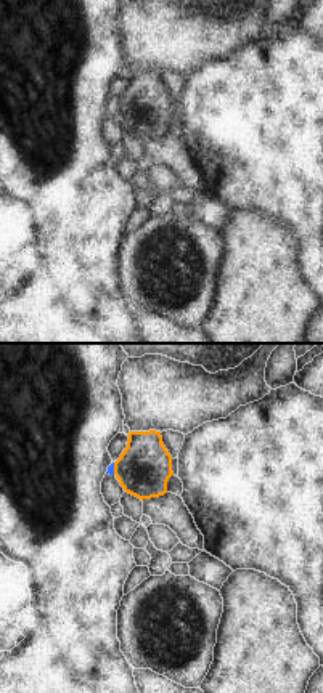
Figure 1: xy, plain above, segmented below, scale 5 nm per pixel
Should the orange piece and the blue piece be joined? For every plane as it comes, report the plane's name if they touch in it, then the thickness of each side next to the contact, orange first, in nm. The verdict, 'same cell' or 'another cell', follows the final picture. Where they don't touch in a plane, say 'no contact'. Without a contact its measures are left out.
contact in xy; calibres 280 and 30 nm

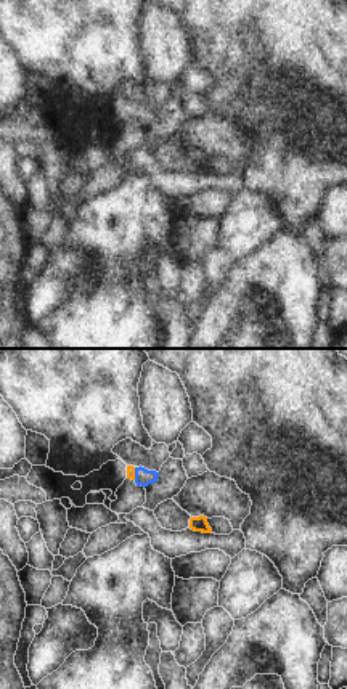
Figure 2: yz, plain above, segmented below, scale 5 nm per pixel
contact in yz; calibres 50 and 90 nm

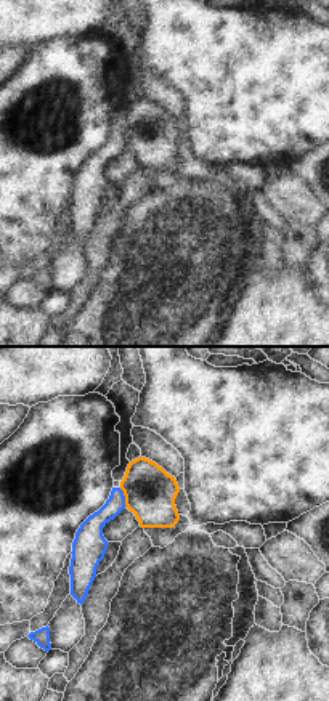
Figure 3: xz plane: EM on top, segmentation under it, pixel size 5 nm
contact in xz; calibres 260 and 130 nm

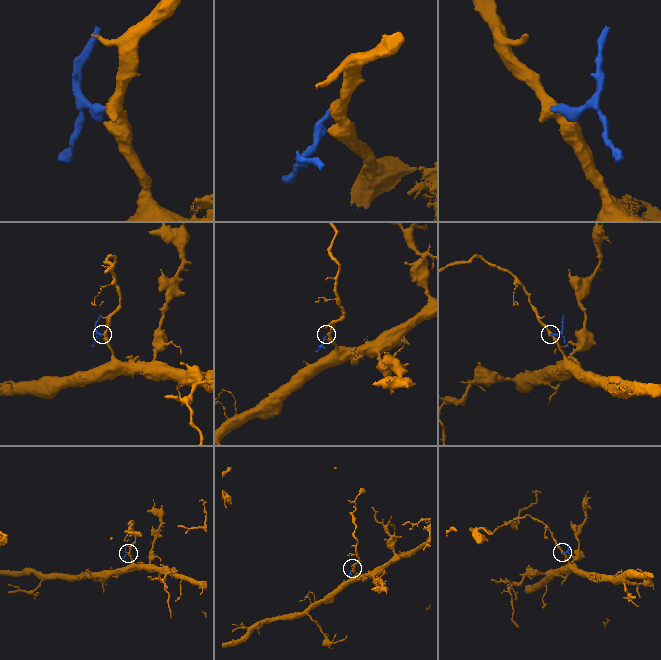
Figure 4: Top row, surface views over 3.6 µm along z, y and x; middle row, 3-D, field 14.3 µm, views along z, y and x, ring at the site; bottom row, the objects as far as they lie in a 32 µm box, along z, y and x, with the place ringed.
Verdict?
another cell

